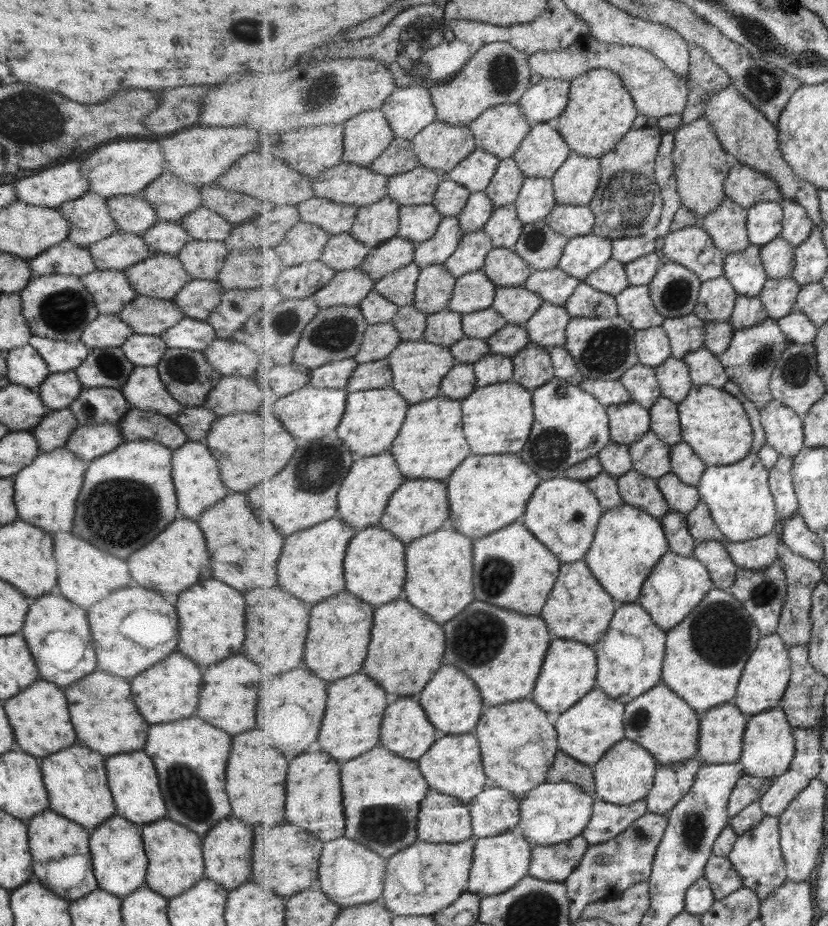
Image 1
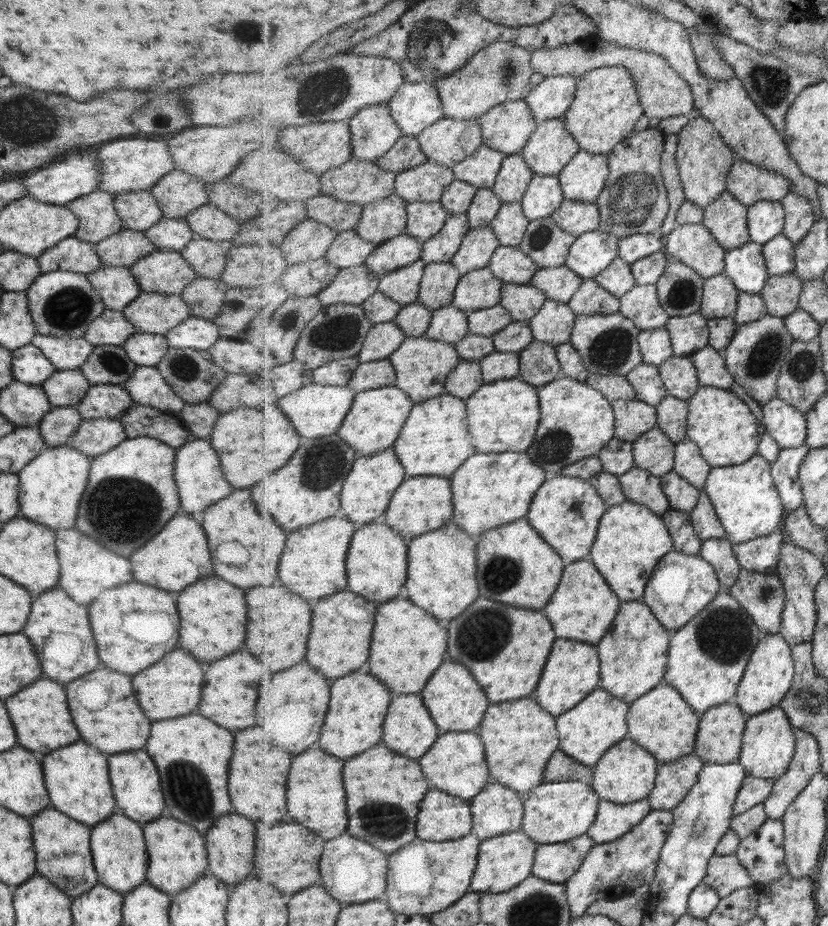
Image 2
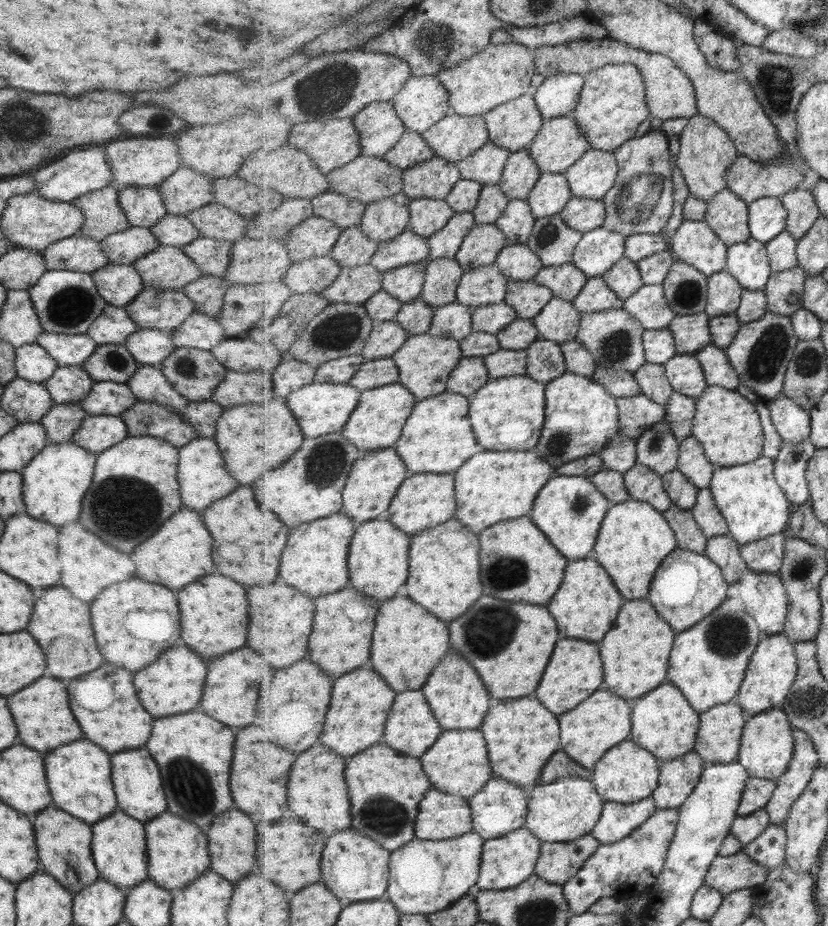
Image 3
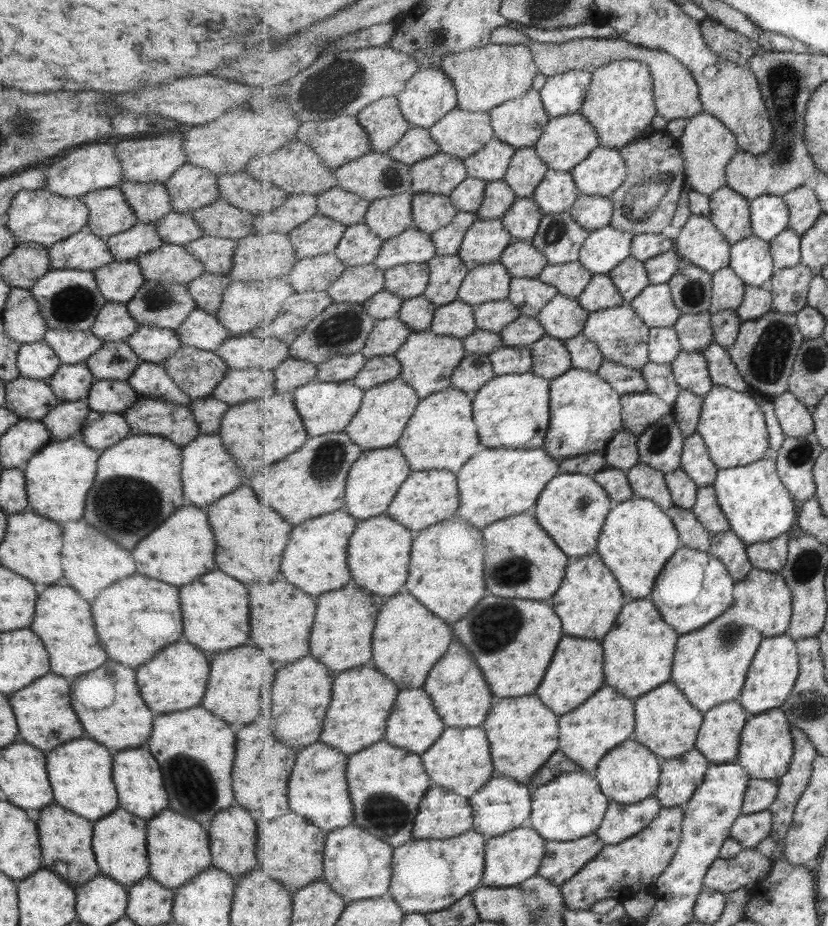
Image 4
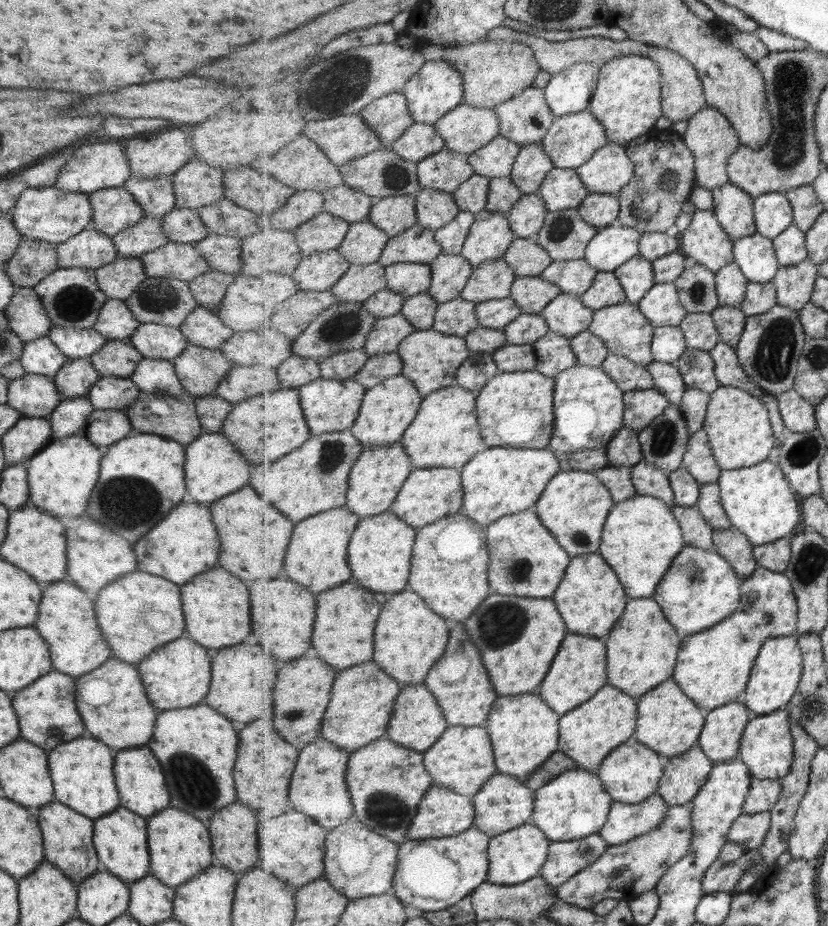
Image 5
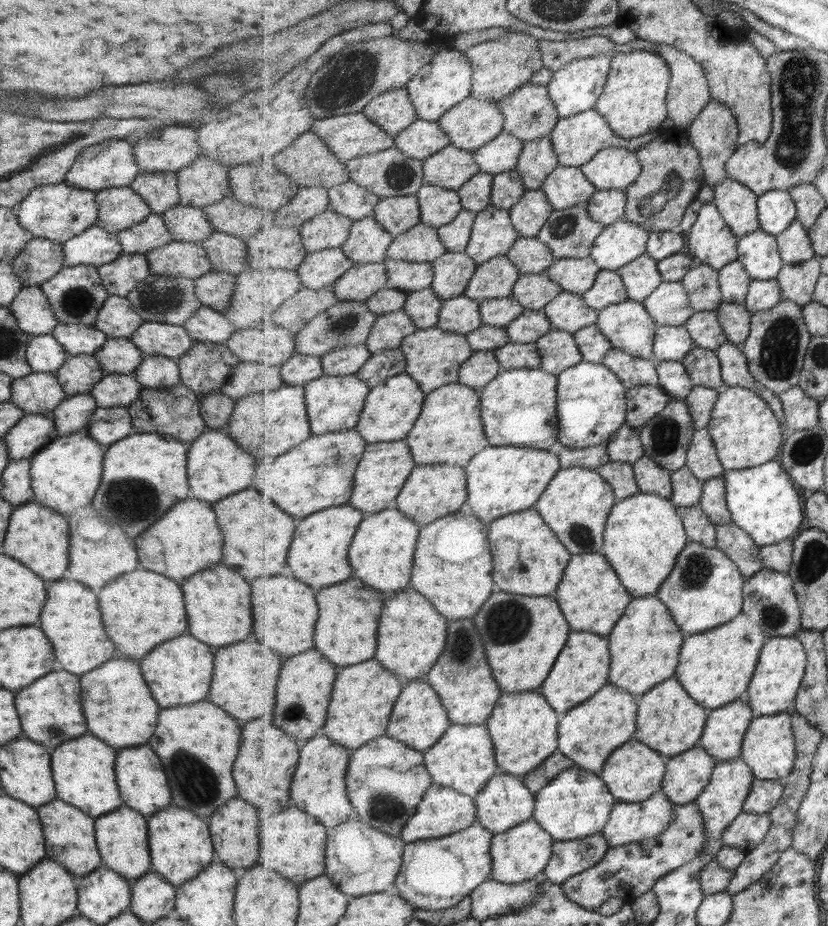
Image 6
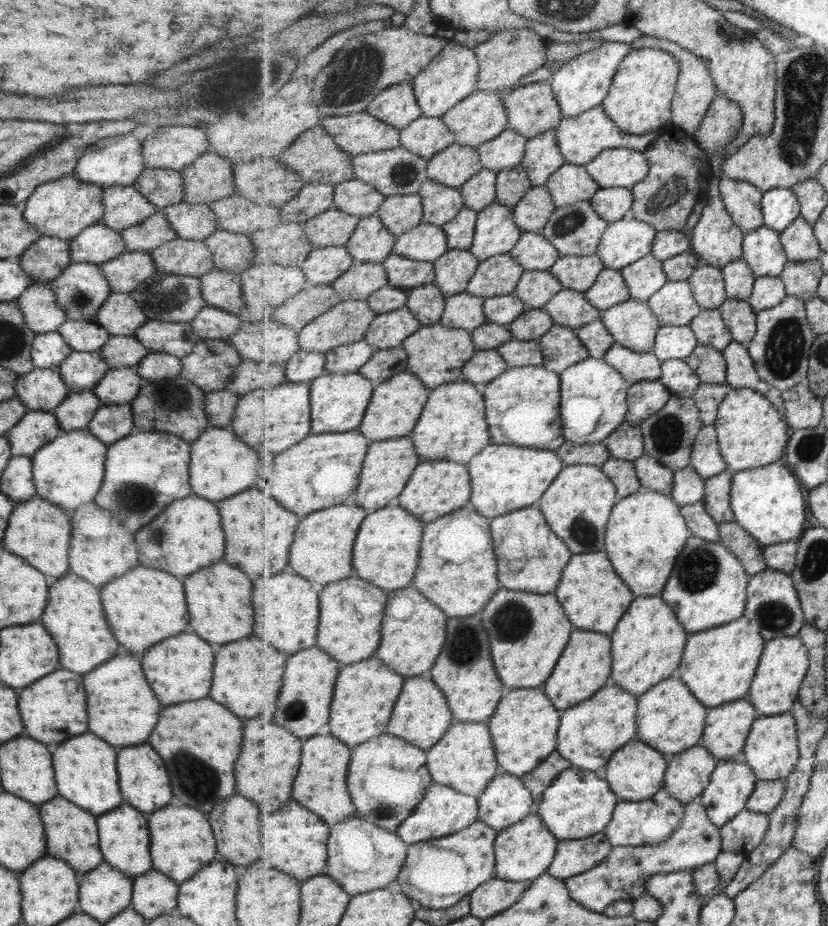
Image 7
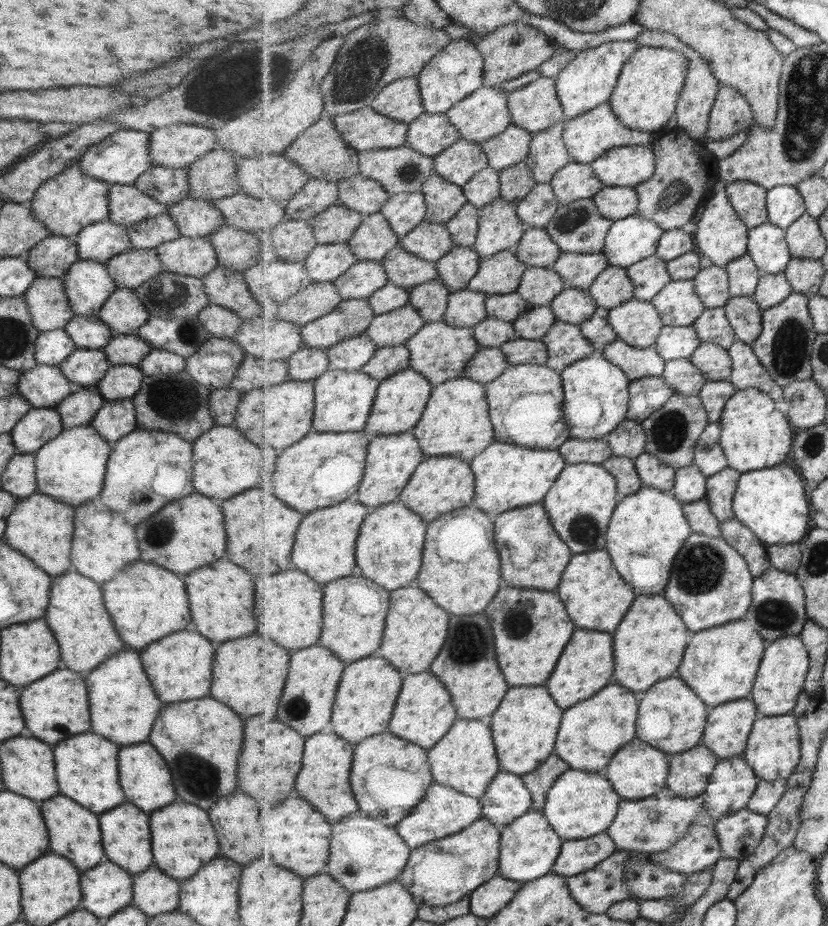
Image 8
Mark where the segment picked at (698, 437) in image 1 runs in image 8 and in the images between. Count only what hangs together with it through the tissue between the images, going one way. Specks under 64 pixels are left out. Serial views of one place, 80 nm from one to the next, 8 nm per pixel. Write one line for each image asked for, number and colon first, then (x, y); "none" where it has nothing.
2: (723, 425)
3: (727, 423)
4: (733, 426)
5: (740, 431)
6: (746, 432)
7: (751, 433)
8: (755, 435)

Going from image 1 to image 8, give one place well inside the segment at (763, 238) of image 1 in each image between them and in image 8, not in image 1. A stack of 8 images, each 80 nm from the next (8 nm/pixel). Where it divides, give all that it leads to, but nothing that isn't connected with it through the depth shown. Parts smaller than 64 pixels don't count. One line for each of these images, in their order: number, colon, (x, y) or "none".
2: (766, 218)
3: (768, 217)
4: (770, 214)
5: (774, 213)
6: (777, 210)
7: (781, 206)
8: (785, 204)

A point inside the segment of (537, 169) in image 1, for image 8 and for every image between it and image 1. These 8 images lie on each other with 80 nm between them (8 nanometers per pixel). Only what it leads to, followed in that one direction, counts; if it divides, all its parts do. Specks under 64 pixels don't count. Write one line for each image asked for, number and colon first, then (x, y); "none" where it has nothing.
2: (550, 148)
3: (561, 143)
4: (567, 141)
5: (573, 140)
6: (577, 139)
7: (582, 138)
8: (590, 135)

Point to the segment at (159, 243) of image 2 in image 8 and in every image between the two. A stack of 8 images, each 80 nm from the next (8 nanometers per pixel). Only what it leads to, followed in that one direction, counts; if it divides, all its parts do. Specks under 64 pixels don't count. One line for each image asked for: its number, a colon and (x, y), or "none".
3: (171, 230)
4: (175, 228)
5: (181, 225)
6: (185, 223)
7: (196, 222)
8: (193, 218)

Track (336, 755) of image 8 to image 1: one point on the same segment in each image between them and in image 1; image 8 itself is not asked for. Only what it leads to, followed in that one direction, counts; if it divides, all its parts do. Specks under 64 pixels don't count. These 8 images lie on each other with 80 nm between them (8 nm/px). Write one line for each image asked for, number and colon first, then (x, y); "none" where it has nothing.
1: (315, 801)
2: (317, 796)
3: (319, 793)
4: (319, 787)
5: (320, 788)
6: (319, 786)
7: (322, 785)

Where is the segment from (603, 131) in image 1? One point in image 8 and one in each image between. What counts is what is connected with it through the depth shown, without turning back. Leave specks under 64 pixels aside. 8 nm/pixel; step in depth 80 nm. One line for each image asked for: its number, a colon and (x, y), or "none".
2: (607, 107)
3: (613, 105)
4: (621, 103)
5: (628, 102)
6: (634, 102)
7: (640, 101)
8: (646, 98)

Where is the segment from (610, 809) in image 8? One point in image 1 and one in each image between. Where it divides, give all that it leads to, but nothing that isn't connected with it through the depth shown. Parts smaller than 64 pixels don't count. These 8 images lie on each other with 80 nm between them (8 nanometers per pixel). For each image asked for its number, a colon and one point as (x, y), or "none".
1: (552, 813)
2: (556, 812)
3: (569, 808)
4: (573, 806)
5: (575, 805)
6: (578, 803)
7: (580, 803)

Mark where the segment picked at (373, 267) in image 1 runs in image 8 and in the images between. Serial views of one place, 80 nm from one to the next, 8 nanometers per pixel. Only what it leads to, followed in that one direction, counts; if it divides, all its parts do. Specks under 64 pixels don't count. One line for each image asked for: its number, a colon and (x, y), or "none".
2: (397, 252)
3: (408, 248)
4: (412, 246)
5: (418, 244)
6: (421, 243)
7: (427, 242)
8: (430, 240)

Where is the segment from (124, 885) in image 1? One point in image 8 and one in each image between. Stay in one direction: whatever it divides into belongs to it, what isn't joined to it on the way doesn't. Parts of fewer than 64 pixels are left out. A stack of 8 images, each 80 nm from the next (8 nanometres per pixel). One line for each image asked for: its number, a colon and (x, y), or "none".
2: (119, 858)
3: (118, 847)
4: (119, 848)
5: (119, 842)
6: (121, 839)
7: (122, 832)
8: (124, 835)

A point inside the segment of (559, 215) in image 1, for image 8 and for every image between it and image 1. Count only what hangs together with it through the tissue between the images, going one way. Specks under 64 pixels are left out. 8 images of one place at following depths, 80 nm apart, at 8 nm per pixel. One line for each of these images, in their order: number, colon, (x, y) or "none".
2: (577, 217)
3: (584, 214)
4: (593, 212)
5: (598, 209)
6: (608, 206)
7: (613, 204)
8: (614, 202)

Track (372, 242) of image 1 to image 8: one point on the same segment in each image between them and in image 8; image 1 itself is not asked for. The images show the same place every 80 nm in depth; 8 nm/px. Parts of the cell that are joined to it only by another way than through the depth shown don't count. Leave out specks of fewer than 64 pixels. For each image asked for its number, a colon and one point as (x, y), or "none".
2: (386, 218)
3: (384, 219)
4: (388, 217)
5: (395, 214)
6: (398, 214)
7: (401, 213)
8: (405, 211)

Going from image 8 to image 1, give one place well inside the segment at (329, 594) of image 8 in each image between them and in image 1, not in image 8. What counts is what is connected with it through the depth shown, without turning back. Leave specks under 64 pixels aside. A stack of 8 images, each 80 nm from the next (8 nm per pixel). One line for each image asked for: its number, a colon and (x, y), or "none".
1: (336, 647)
2: (343, 625)
3: (342, 640)
4: (343, 638)
5: (348, 615)
6: (350, 613)
7: (350, 629)

